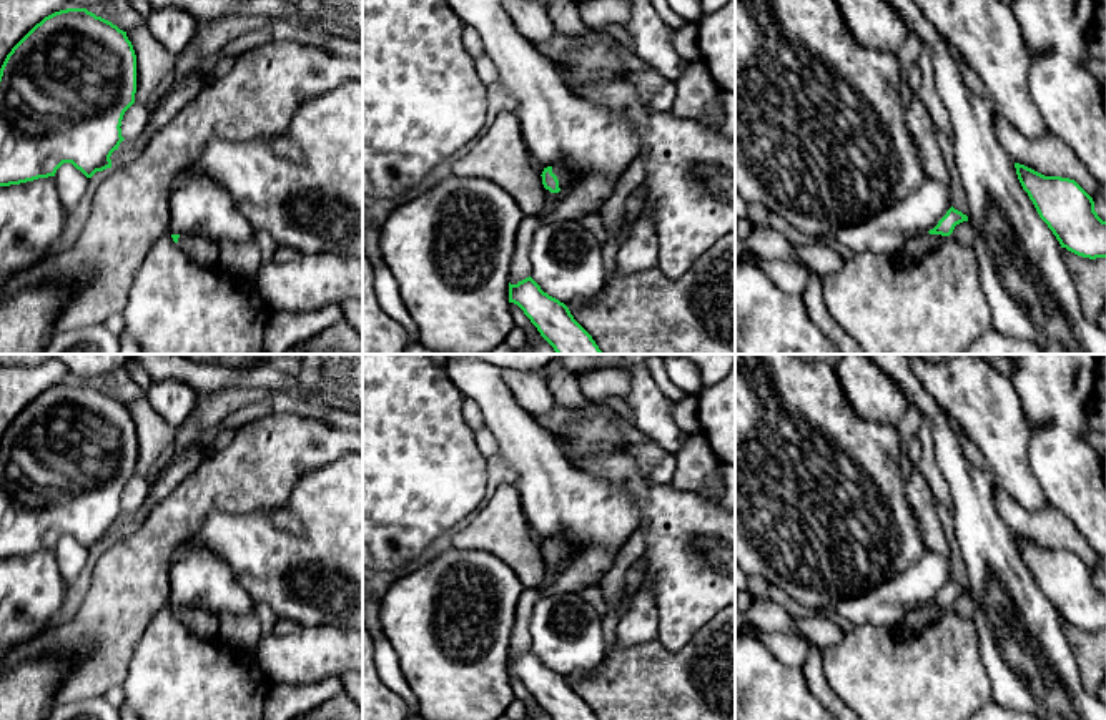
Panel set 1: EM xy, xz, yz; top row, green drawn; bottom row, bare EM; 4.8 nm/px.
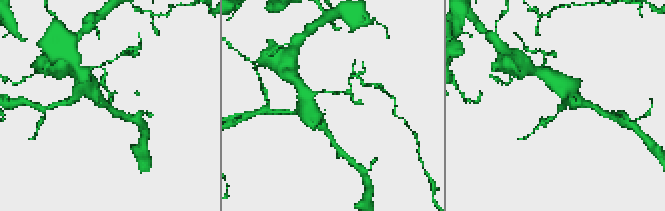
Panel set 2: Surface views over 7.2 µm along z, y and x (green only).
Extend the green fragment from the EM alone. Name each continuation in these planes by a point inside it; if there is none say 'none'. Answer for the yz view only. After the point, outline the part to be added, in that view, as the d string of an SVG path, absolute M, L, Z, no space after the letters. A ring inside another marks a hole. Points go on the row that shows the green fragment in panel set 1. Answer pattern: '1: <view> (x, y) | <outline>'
1: yz (918, 246) | M925 233L913 238L901 251L908 259L918 259L938 246L943 238L941 234Z

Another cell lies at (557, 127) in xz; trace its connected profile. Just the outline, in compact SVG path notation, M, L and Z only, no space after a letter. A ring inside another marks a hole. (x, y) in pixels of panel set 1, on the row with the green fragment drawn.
M447 0L464 25L479 32L486 55L497 68L496 91L516 113L529 155L544 168L562 163L580 181L592 175L619 176L639 155L634 123L574 95L555 62L517 32L501 0Z

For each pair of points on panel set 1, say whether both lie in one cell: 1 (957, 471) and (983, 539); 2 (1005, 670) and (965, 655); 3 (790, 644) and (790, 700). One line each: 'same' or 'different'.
1: same
2: different
3: different

